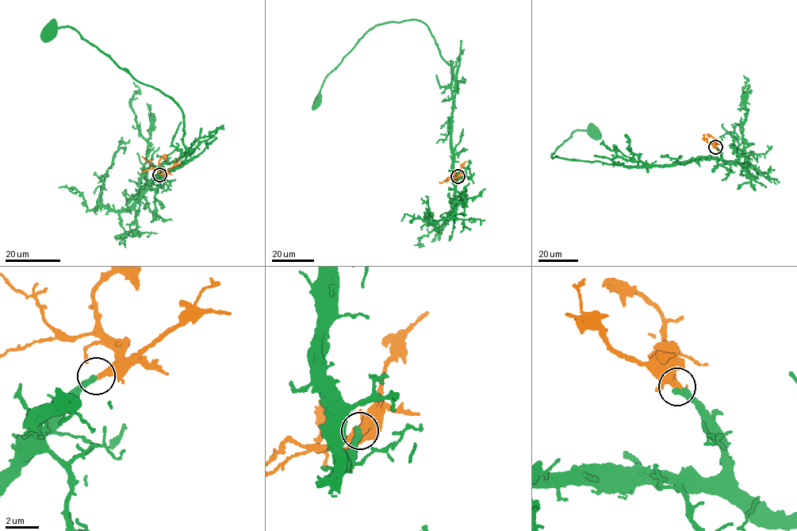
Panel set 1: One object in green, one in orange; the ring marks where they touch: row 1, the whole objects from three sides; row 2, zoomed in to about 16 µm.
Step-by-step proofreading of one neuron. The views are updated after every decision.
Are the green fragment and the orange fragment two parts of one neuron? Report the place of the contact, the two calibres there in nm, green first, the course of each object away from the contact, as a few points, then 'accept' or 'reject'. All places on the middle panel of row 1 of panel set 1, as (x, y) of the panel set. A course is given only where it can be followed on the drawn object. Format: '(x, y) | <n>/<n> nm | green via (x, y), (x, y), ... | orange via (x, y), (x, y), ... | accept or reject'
(457, 176) | 360/300 nm | green via (457, 176), (455, 180), (450, 141), (454, 74), (425, 24), (404, 20), (374, 26), (325, 78), (316, 101) | orange via (457, 176), (439, 182) | accept

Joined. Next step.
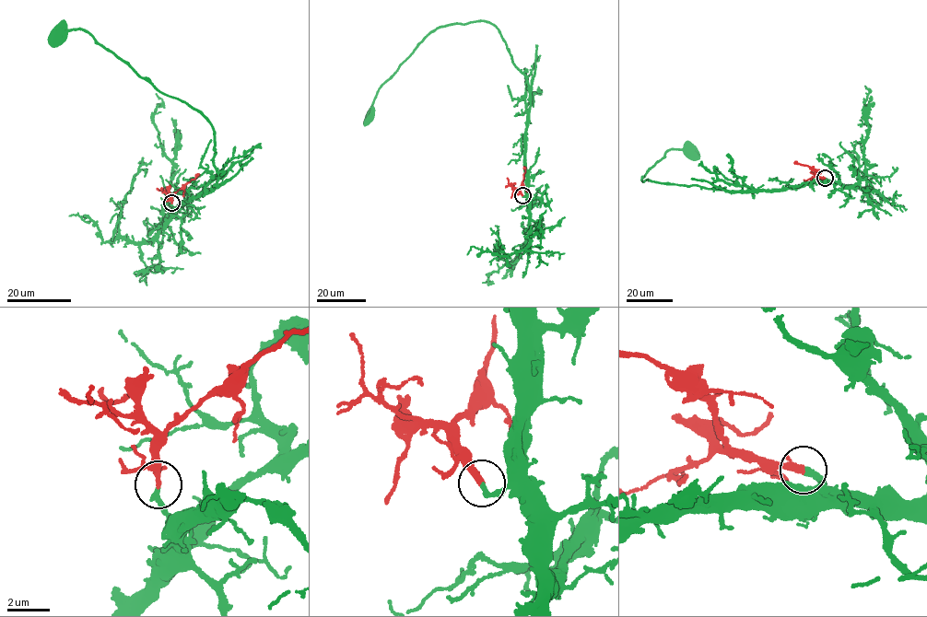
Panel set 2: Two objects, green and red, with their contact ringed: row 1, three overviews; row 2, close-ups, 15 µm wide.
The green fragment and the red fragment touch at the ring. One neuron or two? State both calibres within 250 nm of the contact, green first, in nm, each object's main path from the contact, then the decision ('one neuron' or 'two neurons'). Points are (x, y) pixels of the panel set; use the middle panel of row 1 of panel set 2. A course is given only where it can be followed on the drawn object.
240 nm thick on the green side, 280 nm on the other; green runs (522, 195), (529, 84), (495, 26), (471, 21), (436, 29), (379, 88), (369, 116); red runs (522, 195), (519, 188), (524, 166); one neuron

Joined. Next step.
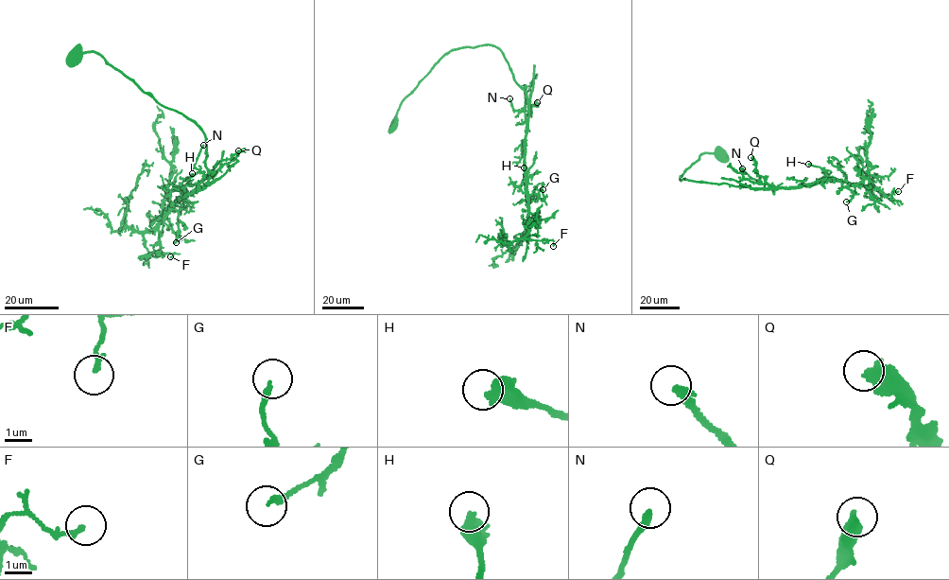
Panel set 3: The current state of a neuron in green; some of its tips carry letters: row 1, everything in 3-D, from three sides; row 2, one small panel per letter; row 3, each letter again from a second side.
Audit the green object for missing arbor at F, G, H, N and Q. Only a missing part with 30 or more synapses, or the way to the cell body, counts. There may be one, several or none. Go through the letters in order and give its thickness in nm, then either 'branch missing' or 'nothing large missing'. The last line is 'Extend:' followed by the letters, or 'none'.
F: calibre 170 nm; nothing large missing
G: calibre 200 nm; nothing large missing
H: calibre 360 nm; nothing large missing
N: calibre 260 nm; nothing large missing
Q: calibre 480 nm; nothing large missing
Extend: none

